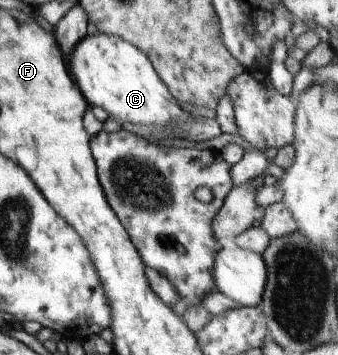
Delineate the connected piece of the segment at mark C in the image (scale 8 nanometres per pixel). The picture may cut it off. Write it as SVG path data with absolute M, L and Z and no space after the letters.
M106 34L87 35L69 55L67 67L88 106L103 109L119 123L152 124L158 137L181 135L194 142L212 140L222 133L216 119L195 117L181 109L143 51L123 39Z

